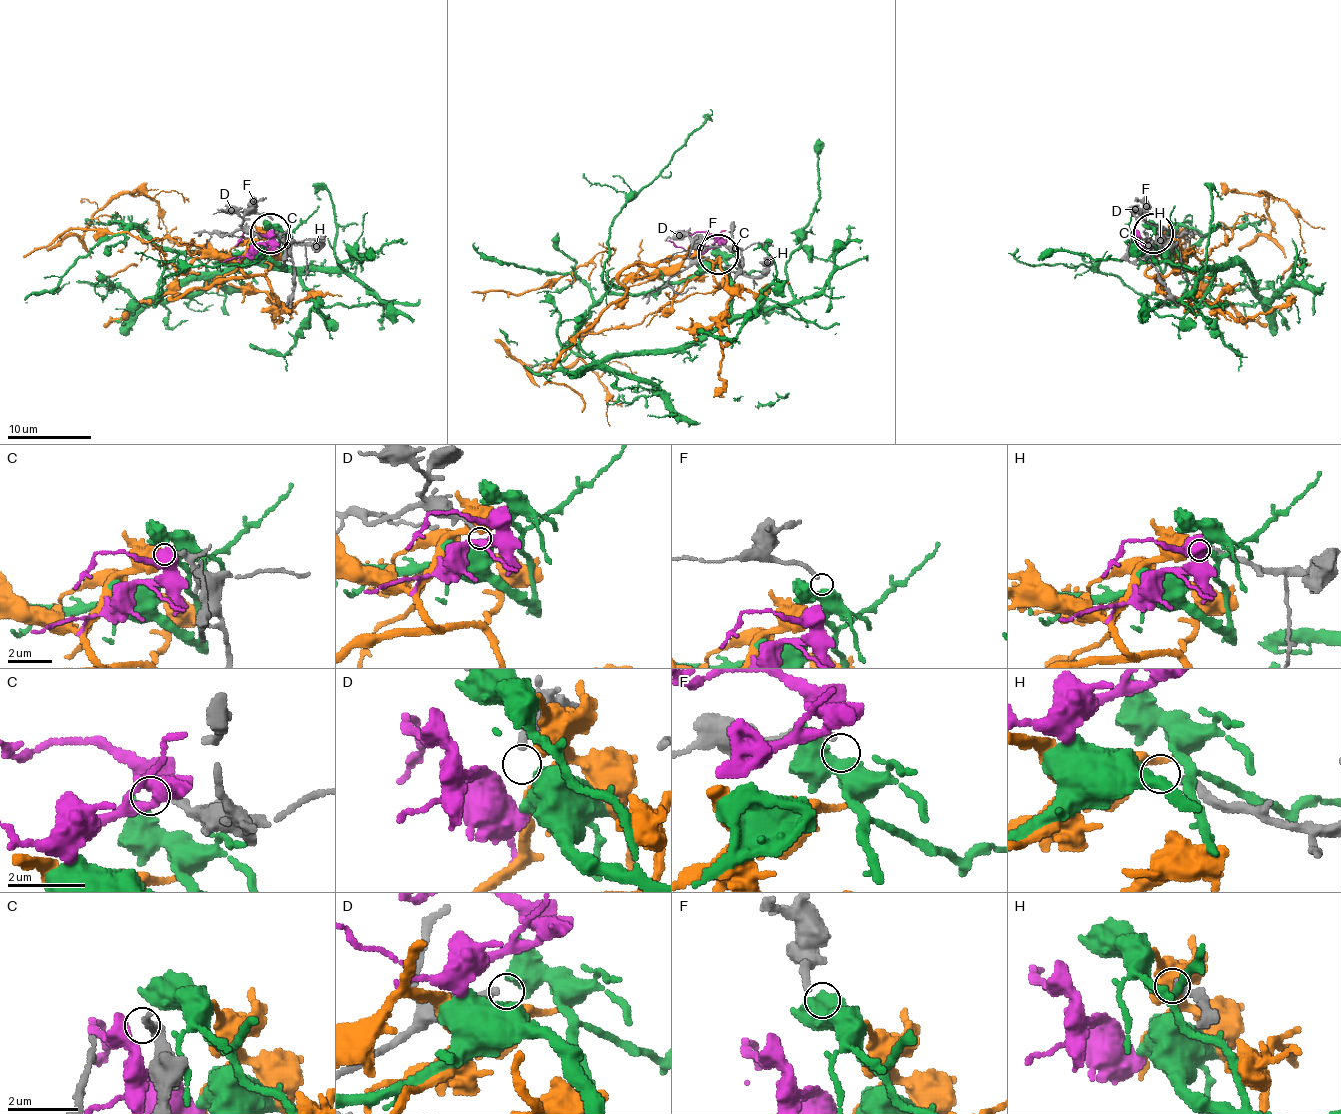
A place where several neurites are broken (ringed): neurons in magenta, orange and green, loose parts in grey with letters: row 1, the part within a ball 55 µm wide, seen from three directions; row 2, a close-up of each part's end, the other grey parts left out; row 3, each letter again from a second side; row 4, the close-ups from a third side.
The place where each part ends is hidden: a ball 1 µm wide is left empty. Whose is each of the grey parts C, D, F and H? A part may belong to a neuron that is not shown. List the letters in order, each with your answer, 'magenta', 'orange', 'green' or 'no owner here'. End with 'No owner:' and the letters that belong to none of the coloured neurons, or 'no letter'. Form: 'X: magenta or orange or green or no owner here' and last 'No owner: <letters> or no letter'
C: no owner here
D: no owner here
F: green
H: orange
No owner: C, D

